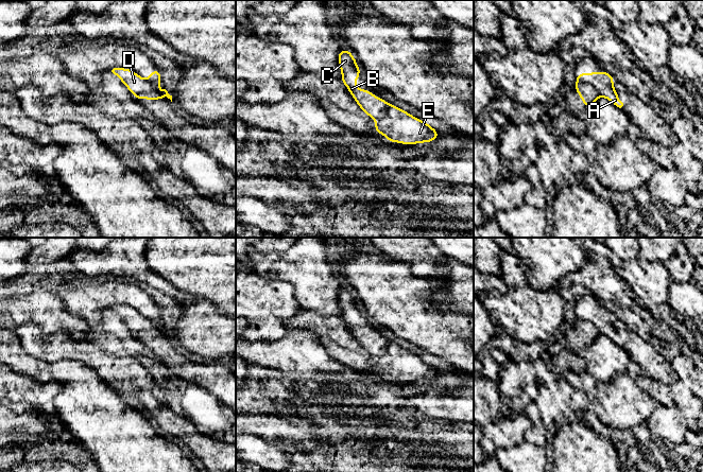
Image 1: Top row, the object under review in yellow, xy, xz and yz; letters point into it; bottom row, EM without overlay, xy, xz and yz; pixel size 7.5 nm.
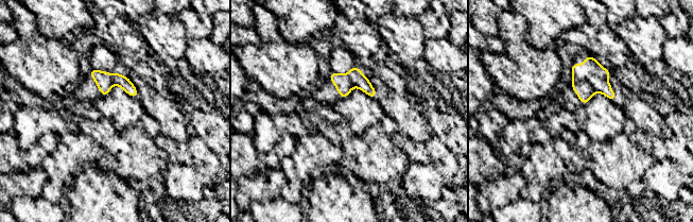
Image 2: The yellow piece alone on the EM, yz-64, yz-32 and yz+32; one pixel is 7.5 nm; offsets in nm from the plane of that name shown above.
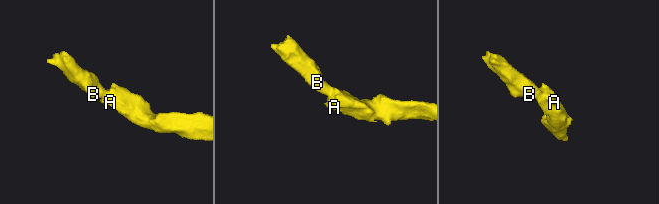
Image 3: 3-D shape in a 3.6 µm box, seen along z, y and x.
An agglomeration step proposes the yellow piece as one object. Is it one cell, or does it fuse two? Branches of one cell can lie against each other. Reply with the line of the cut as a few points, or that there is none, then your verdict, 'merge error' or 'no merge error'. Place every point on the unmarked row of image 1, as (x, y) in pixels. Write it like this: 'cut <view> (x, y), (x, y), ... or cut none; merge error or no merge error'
cut yz (577, 317), (589, 320), (599, 332); merge error

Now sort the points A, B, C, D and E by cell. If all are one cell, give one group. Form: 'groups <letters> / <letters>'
groups A E / B C D

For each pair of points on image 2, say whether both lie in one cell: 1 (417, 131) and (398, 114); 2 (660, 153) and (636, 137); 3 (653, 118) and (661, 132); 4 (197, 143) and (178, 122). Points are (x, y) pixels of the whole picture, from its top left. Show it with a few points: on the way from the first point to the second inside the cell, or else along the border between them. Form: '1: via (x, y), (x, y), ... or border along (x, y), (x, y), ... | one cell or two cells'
1: via (413, 126), (402, 116) | one cell
2: via (654, 147), (642, 138) | one cell
3: via (656, 121), (660, 129) | one cell
4: border along (192, 134), (186, 140), (173, 140), (166, 136) | two cells

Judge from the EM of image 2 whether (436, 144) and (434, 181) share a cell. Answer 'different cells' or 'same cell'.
different cells

